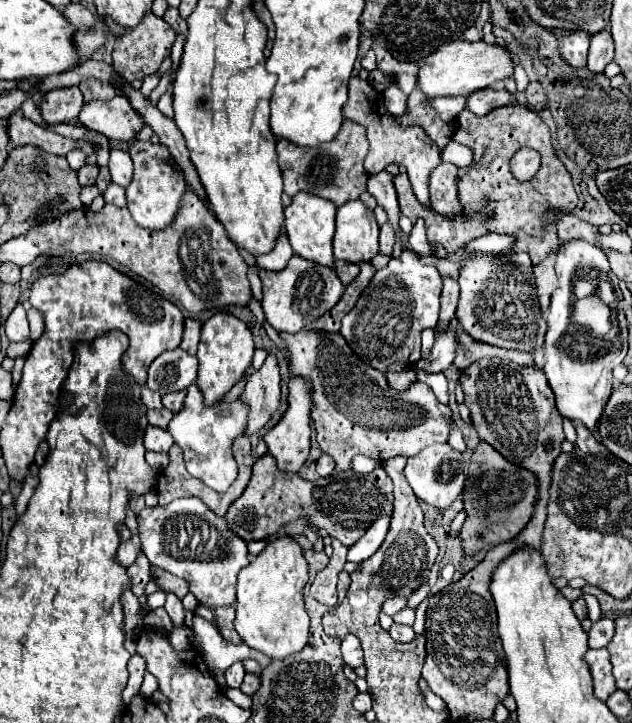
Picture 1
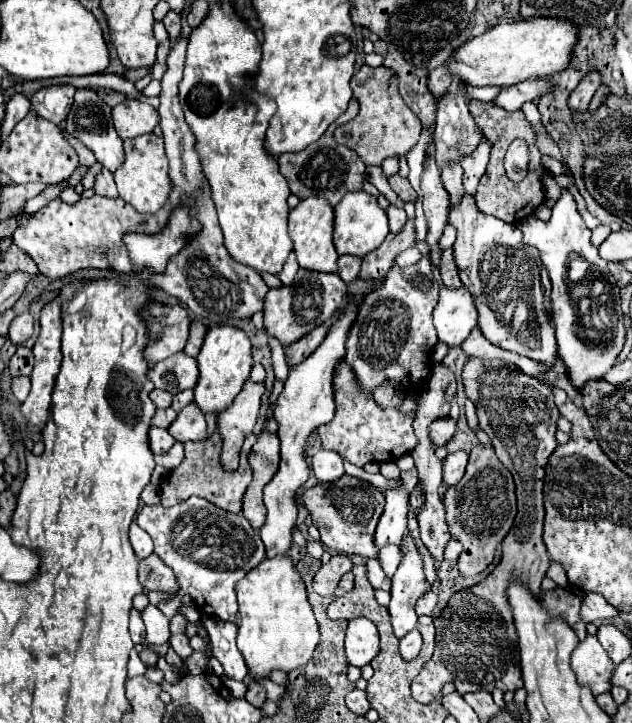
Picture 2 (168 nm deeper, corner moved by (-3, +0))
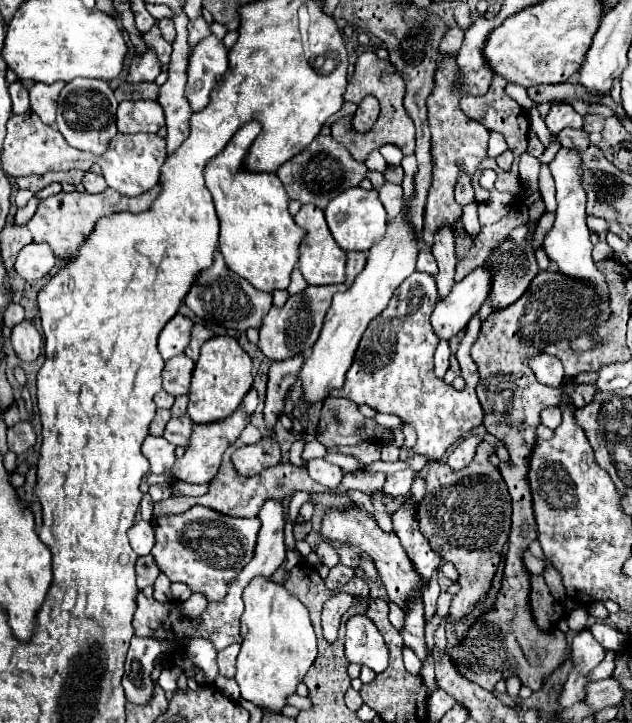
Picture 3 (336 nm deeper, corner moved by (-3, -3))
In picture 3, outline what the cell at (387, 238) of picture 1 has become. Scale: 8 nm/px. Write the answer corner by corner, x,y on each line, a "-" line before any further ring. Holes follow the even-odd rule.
386,183
380,191
380,201
388,213
388,219
394,219
400,215
402,207
404,207
404,199
402,199
402,187
394,185
394,183

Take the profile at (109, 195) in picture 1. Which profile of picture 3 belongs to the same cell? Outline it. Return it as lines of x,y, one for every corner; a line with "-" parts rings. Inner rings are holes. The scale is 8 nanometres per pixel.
88,171
88,173
84,175
82,185
84,185
84,189
86,189
88,193
102,193
104,189
108,189
106,181
102,179
102,175
96,175
96,173
92,173
92,171

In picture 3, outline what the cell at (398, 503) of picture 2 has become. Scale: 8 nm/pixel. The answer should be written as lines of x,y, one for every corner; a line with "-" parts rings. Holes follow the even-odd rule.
406,469
406,471
398,471
398,473
388,473
388,477
386,477
386,485
384,485
382,491
386,491
386,495
404,497
404,495
410,491
412,477
414,477
414,471
410,471
410,469

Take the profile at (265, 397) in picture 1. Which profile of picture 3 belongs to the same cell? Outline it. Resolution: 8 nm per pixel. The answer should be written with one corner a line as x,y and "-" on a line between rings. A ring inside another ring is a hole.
238,407
234,411
234,415
222,419
222,421
194,425
194,433
192,433
190,445
186,447
186,453
176,459
176,463
170,469
170,473
174,477
178,477
180,481
188,481
188,483
210,483
214,479
214,475
218,475
218,471
220,471
224,451
240,437
240,433
250,423
250,419
252,419
252,415
246,413
244,407

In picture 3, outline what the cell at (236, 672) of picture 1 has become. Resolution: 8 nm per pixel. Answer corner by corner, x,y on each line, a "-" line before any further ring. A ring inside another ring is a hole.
234,643
222,651
218,651
218,667
220,667
220,675
224,677
234,677
236,675
236,655
240,651
240,645

